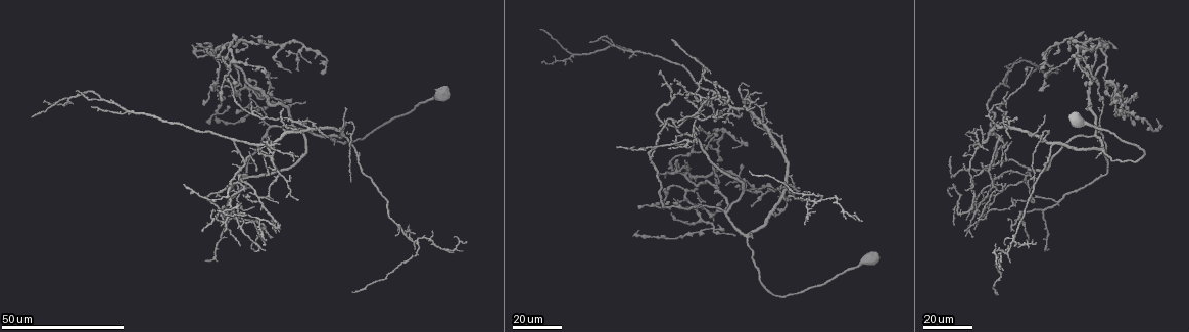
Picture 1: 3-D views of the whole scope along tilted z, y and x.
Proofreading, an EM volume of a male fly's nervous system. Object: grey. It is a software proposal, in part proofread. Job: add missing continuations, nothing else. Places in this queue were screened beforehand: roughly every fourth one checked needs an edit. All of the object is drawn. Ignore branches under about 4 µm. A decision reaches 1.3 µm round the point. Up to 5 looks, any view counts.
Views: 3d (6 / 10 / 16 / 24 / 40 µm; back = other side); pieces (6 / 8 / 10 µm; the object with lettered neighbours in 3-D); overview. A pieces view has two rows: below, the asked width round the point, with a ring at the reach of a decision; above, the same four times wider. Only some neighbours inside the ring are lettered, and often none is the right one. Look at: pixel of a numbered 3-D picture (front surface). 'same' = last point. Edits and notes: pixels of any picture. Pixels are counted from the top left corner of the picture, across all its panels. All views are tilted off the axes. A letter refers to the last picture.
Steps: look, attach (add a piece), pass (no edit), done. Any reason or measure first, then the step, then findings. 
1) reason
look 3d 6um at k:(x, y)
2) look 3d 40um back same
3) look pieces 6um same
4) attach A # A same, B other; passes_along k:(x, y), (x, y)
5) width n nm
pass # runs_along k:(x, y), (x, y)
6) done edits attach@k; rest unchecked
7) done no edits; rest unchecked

free end
look 3d 24um at 1:(221, 55)

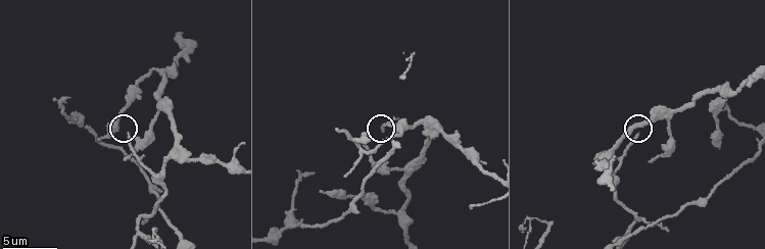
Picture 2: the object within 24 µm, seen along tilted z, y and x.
look pieces 8um at 2:(129, 134)

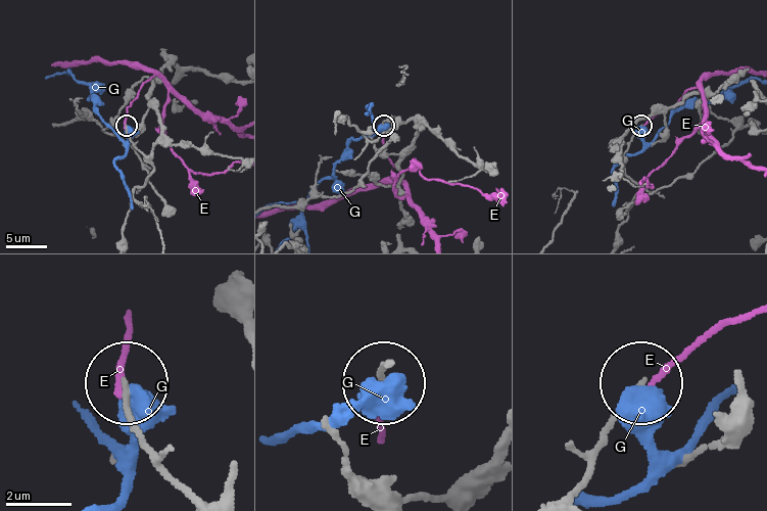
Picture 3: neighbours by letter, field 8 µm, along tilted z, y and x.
pass # E other, G other; runs_along 3:(188, 495), (151, 451), (126, 382); none of them fits

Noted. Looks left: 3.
branch stops here
look 3d 16um at 1:(217, 100)

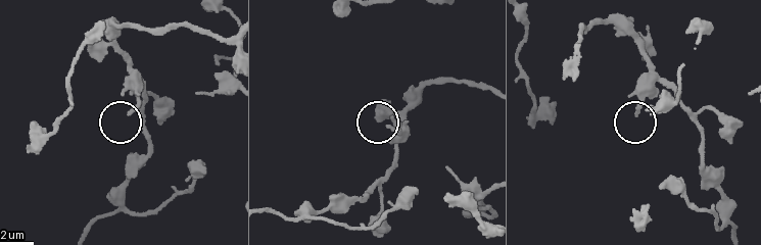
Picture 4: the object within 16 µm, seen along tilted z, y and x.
look pieces 6um at 4:(638, 113)

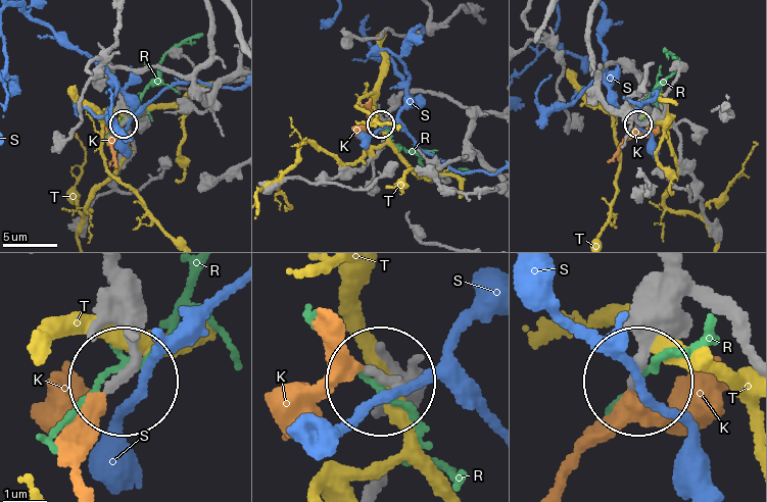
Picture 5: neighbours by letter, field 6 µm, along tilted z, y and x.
attach K # K same, R other, S other, T other; passes_along 5:(659, 278), (657, 329), (628, 395), (561, 487); it goes on there

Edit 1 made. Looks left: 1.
done edits attach@5; rest unchecked

